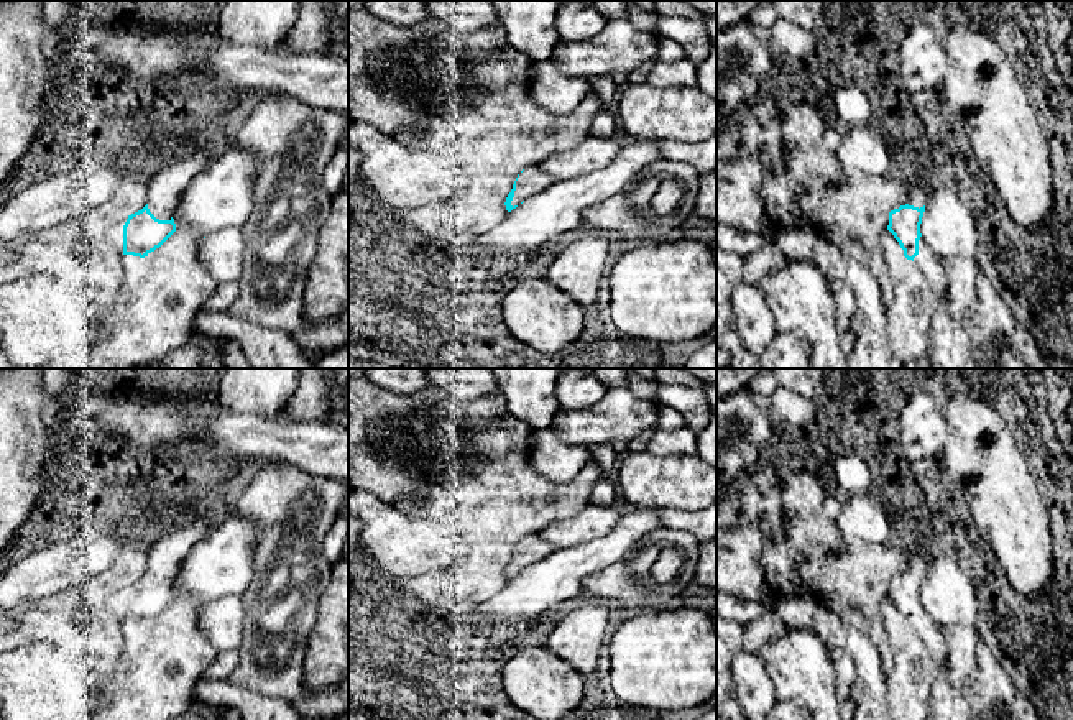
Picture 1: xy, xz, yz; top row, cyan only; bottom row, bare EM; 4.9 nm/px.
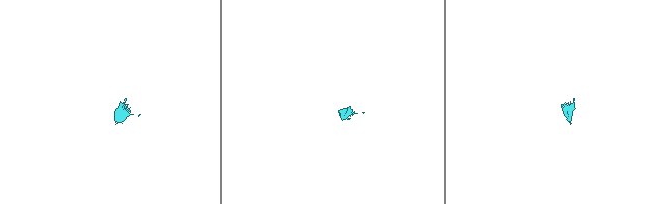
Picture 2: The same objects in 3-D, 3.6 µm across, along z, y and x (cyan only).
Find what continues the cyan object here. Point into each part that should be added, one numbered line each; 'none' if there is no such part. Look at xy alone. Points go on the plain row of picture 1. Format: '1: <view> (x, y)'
1: xy (171, 544)

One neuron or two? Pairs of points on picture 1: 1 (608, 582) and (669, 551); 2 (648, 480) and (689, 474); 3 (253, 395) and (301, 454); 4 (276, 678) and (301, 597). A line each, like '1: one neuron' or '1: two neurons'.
1: one neuron
2: one neuron
3: two neurons
4: one neuron

